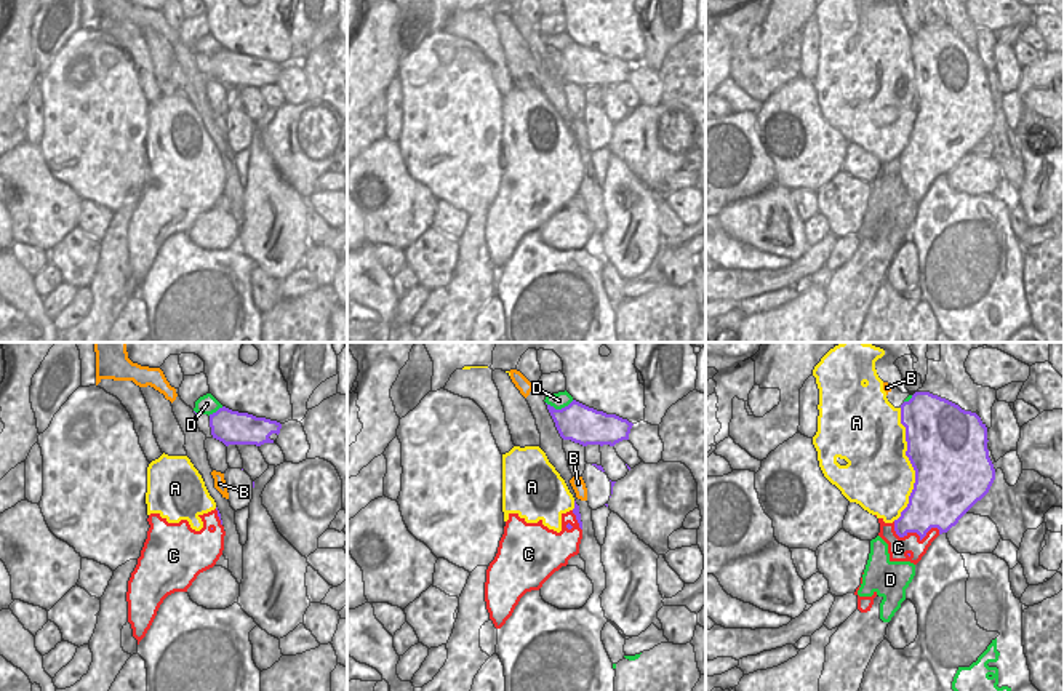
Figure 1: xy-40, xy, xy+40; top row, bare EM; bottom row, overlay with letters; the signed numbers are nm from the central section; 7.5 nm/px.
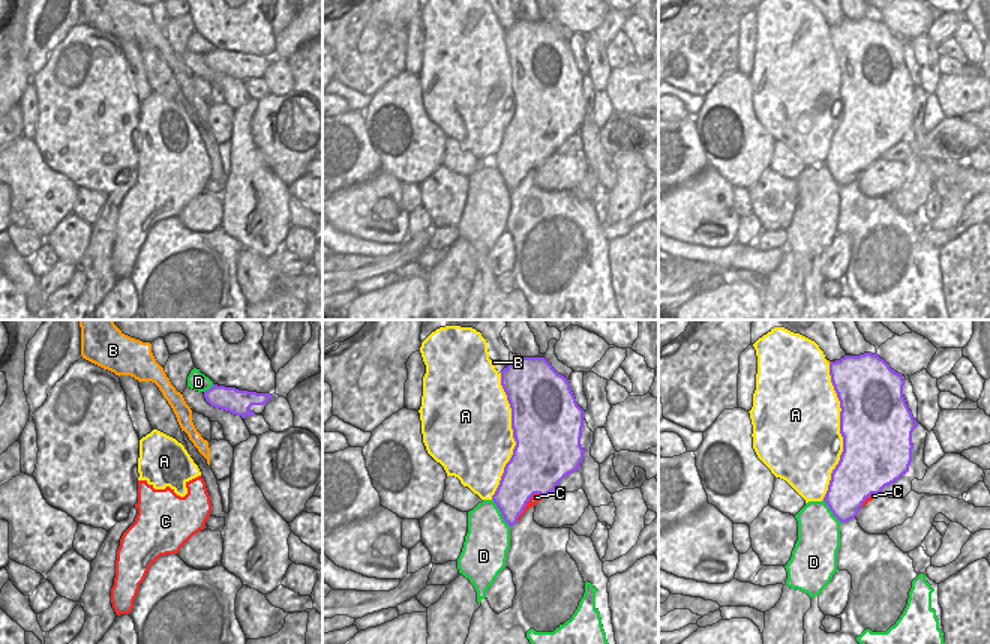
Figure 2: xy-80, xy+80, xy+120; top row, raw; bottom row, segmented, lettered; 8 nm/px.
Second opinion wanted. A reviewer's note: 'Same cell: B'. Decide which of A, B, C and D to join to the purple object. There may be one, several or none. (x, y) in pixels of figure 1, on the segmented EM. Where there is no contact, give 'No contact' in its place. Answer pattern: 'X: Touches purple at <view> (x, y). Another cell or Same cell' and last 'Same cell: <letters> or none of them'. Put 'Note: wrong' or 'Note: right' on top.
Note: wrong
A: Touches purple at xy+40 (912, 466). Another cell
B: No contact. Another cell
C: Touches purple at xy+40 (912, 531). Same cell
D: Touches purple at xy (559, 410). Another cell
Same cell: C.

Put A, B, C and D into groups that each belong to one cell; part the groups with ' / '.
A / B / C / D

